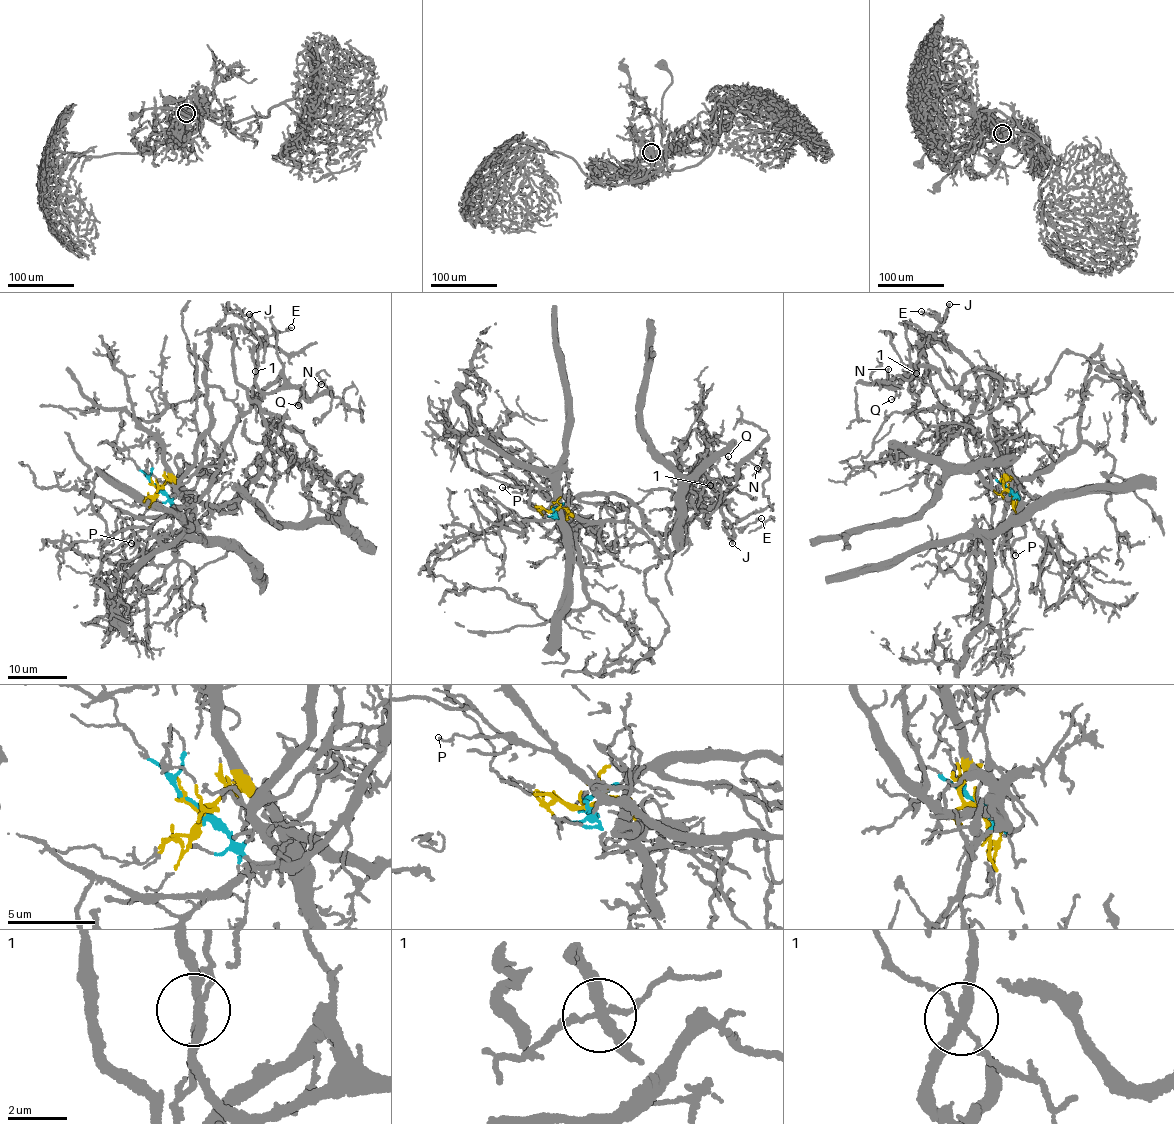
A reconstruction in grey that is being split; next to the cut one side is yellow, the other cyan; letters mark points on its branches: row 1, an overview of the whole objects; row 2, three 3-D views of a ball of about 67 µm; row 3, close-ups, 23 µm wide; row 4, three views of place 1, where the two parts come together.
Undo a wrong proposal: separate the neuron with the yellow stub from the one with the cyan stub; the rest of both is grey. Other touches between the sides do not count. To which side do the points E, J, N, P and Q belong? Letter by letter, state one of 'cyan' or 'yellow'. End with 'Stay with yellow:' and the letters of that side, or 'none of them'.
E: cyan
J: cyan
N: cyan
P: cyan
Q: cyan
Stay with yellow: none of them

